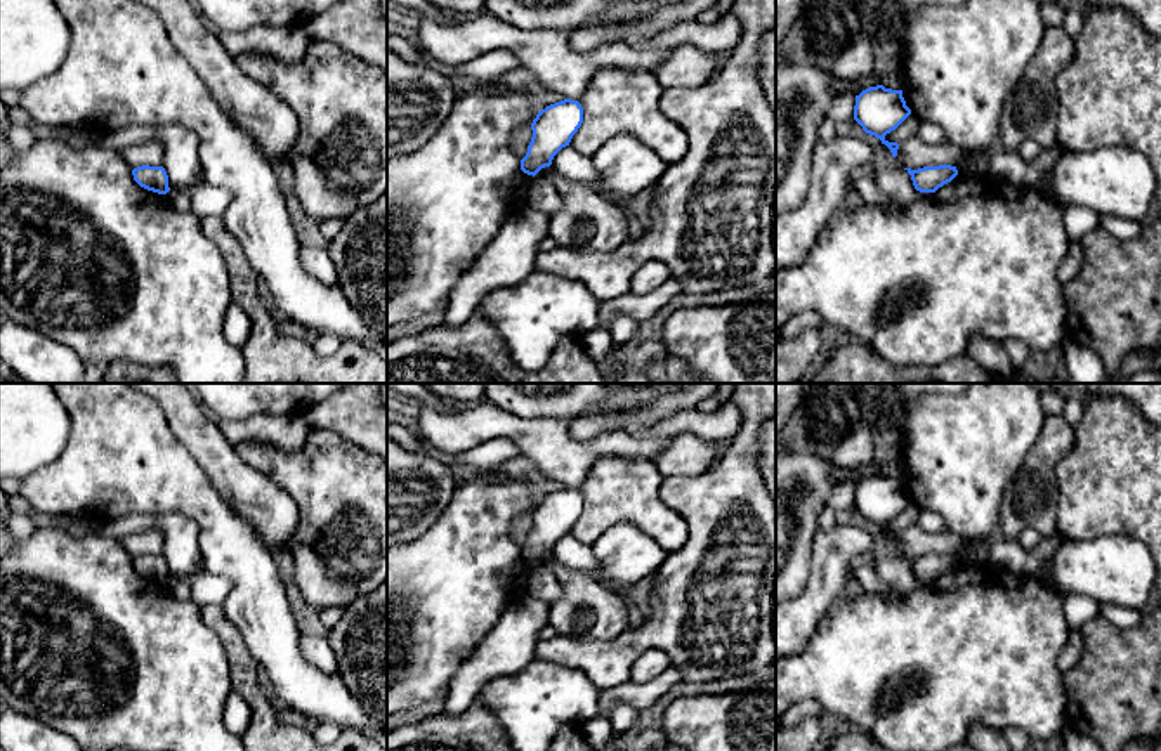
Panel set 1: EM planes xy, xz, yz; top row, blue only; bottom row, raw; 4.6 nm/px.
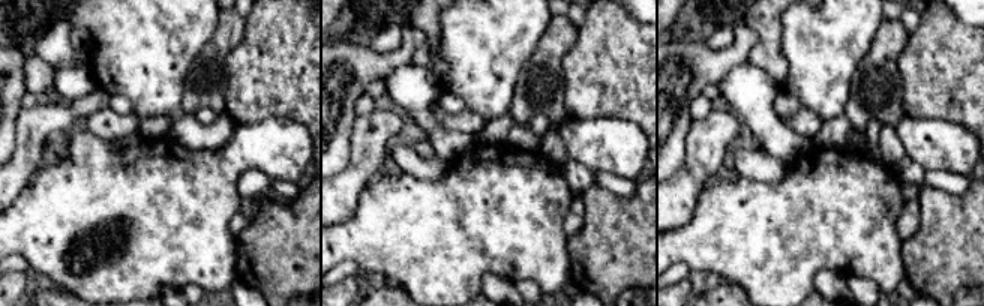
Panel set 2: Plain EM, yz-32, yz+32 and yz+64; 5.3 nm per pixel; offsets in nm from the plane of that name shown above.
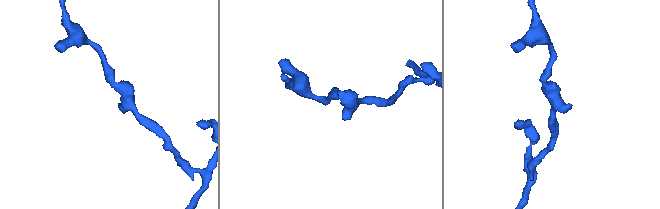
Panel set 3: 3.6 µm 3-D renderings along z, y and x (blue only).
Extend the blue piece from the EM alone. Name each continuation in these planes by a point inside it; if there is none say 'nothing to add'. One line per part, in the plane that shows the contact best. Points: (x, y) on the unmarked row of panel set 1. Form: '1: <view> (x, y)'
nothing to add

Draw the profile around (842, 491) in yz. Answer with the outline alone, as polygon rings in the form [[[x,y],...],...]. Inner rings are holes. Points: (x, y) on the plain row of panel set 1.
[[[833,477],[826,505],[836,513],[854,508],[854,494],[856,484],[852,480]]]

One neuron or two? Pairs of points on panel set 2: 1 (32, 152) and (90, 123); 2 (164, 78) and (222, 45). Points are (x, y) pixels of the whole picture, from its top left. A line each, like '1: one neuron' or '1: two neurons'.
1: two neurons
2: two neurons

